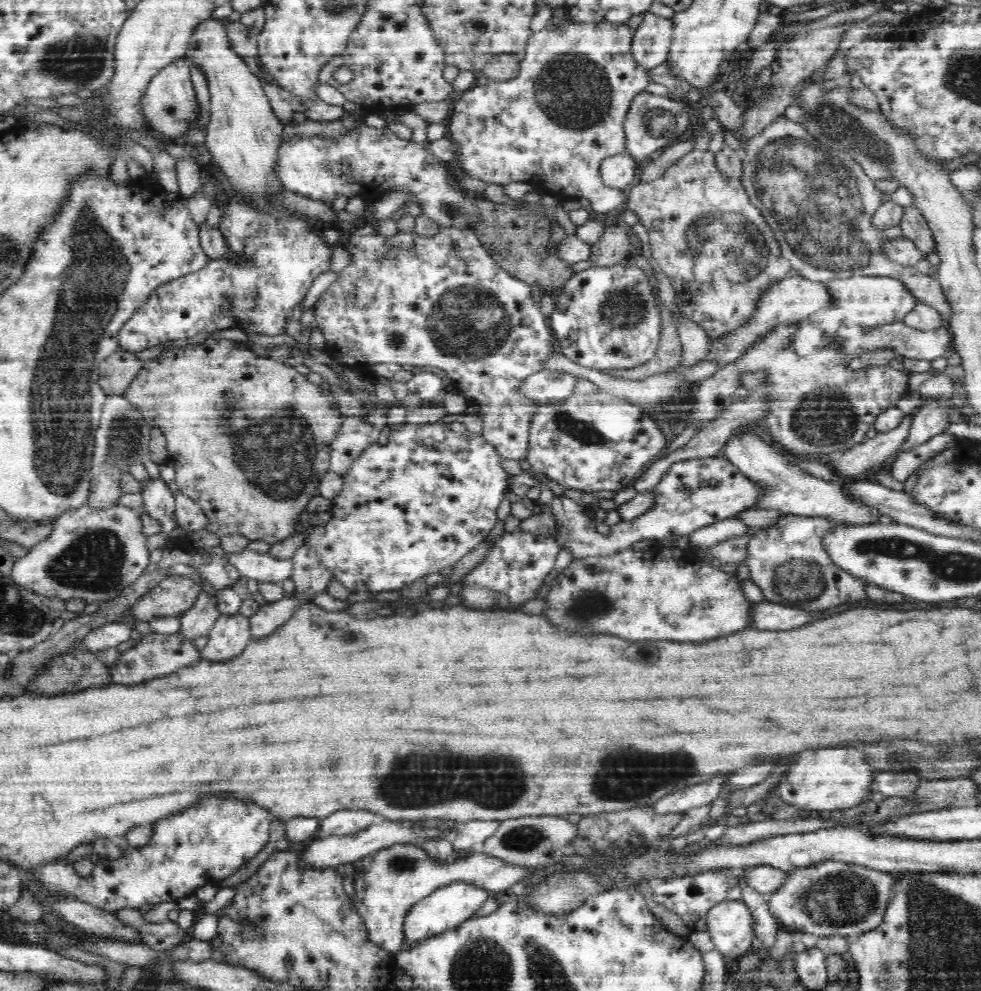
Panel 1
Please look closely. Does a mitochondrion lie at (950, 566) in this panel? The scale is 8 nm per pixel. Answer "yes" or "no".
yes

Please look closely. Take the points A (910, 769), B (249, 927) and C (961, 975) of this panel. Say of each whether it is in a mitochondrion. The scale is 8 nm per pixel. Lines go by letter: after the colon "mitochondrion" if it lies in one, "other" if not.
A: other
B: mitochondrion
C: mitochondrion

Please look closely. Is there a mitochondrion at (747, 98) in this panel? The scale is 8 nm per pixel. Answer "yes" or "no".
no

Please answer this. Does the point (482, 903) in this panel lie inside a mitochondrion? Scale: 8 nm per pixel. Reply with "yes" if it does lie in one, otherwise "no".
no

